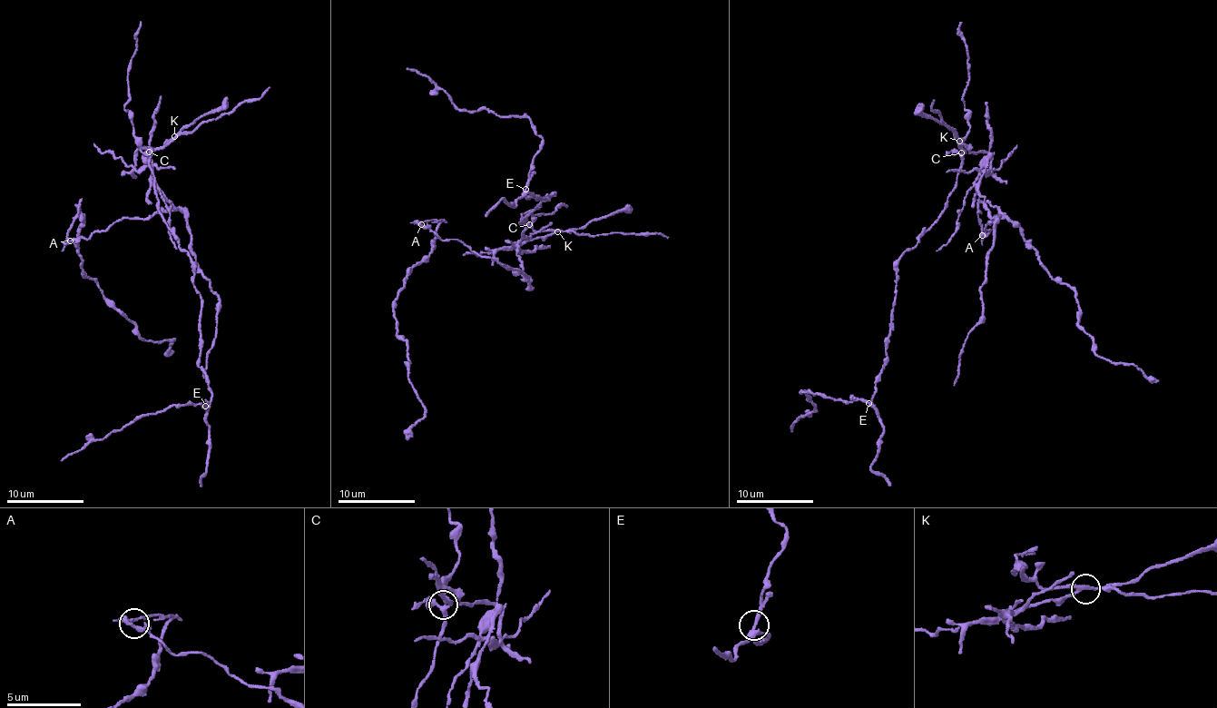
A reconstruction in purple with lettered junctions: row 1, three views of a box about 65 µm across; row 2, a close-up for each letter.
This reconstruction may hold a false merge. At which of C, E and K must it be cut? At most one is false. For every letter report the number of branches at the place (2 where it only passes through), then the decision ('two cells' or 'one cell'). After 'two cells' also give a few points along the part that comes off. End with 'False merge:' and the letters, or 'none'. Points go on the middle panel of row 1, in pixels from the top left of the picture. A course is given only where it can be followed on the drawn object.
C: 4 | one cell
E: 3 | one cell
K: 3 | two cells | (558, 231), (516, 245), (519, 270), (421, 223), (440, 221), (393, 315), (425, 416), (406, 440)
False merge: K

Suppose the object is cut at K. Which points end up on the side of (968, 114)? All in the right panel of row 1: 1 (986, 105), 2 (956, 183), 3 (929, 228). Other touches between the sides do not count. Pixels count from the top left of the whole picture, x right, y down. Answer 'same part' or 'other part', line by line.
1: other part
2: same part
3: same part

